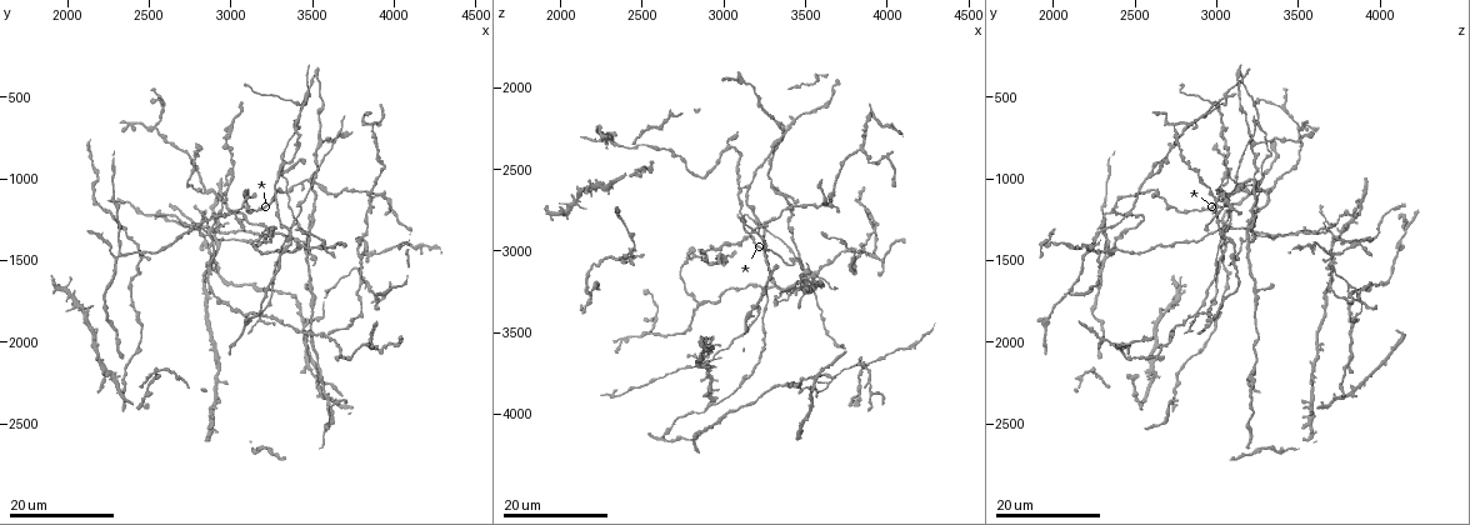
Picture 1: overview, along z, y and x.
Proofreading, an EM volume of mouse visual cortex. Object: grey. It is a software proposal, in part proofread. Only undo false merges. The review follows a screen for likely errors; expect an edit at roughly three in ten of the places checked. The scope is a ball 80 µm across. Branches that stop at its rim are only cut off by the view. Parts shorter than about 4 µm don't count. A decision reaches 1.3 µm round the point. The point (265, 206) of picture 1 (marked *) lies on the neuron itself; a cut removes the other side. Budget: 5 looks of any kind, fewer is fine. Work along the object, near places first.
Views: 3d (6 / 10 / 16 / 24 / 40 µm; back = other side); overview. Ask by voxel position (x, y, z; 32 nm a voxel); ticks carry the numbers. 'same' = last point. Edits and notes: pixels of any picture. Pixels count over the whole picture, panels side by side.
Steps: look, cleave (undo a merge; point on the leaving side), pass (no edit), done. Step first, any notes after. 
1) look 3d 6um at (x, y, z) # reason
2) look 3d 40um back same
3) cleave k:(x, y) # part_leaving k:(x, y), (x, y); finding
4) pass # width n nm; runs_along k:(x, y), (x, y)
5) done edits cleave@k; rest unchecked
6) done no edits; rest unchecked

look 3d 24um at (3460, 500, 3040) # a fork

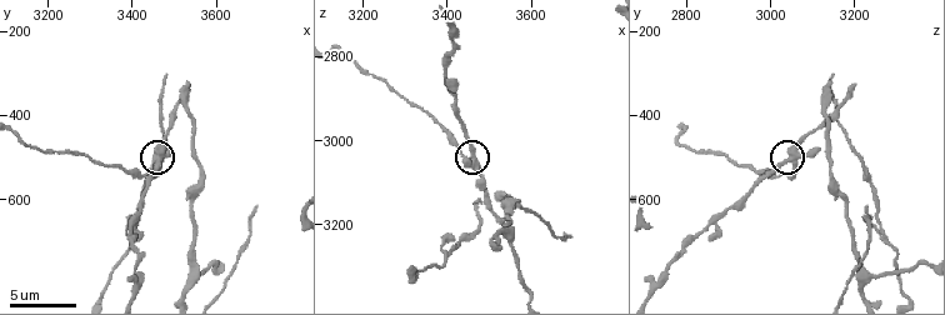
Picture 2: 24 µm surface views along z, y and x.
look 3d 10um at (3465, 505, 3040) # closer look

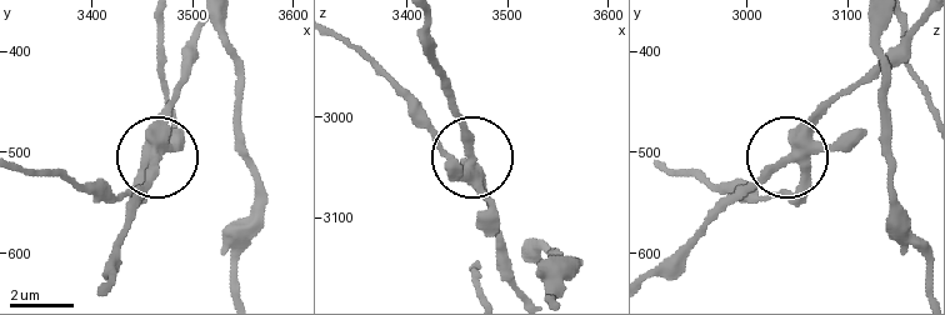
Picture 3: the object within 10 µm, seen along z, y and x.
pass # width 360 nm; all the same neuron

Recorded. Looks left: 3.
look 3d 24um at (2520, 680, 3520) # three arms meet

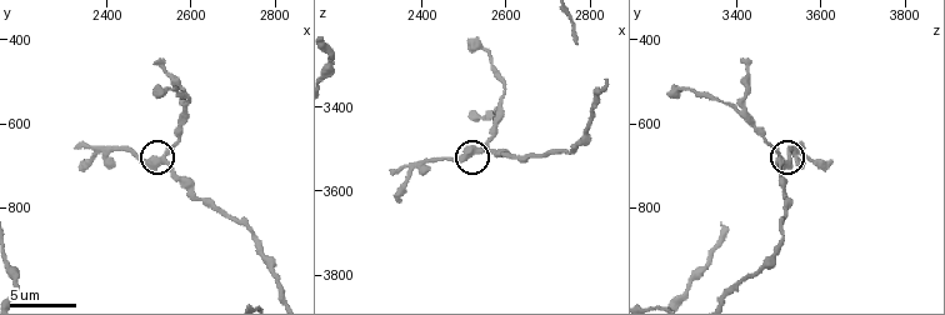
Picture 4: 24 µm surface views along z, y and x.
look 3d 6um at (2520, 680, 3505) # closer look

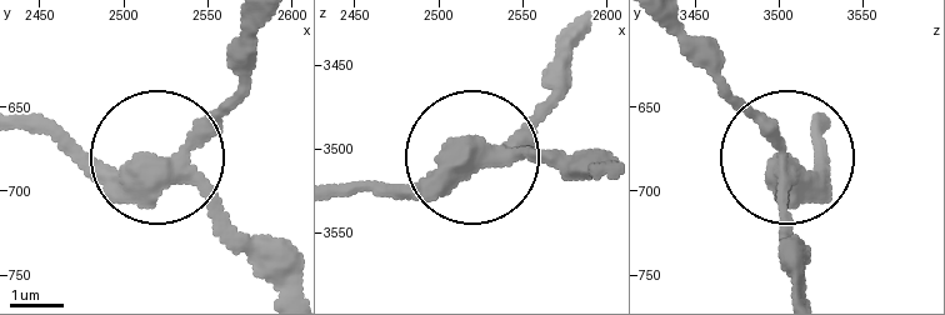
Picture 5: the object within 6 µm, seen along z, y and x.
pass # width 330 nm; runs_along 5:(291, 291), (158, 161), (103, 166), (23, 130); one neuron here

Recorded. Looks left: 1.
done no edits; rest unchecked

